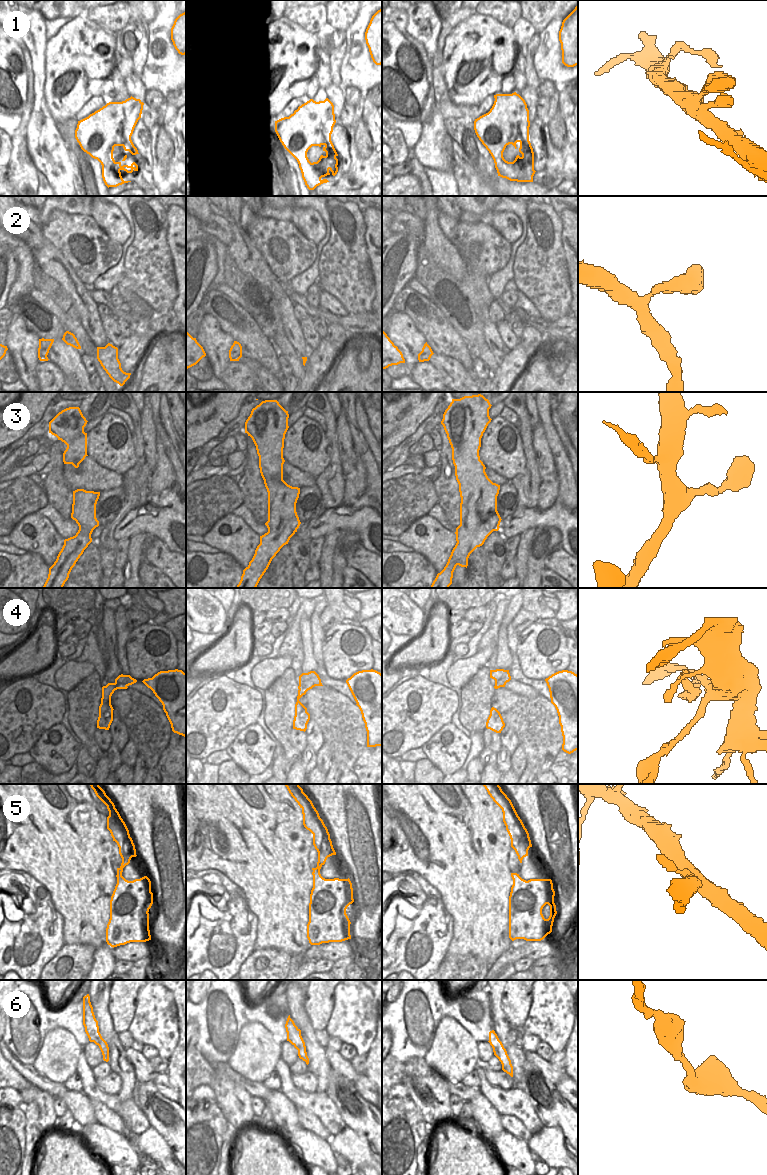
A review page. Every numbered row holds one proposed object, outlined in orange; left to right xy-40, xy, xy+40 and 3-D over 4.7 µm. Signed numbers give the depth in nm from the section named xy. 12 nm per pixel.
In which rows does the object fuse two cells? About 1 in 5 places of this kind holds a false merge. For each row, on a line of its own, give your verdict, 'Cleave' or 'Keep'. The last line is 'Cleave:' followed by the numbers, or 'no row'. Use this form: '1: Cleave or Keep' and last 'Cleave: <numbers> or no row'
1: Keep
2: Keep
3: Keep
4: Keep
5: Keep
6: Keep
Cleave: no row.

